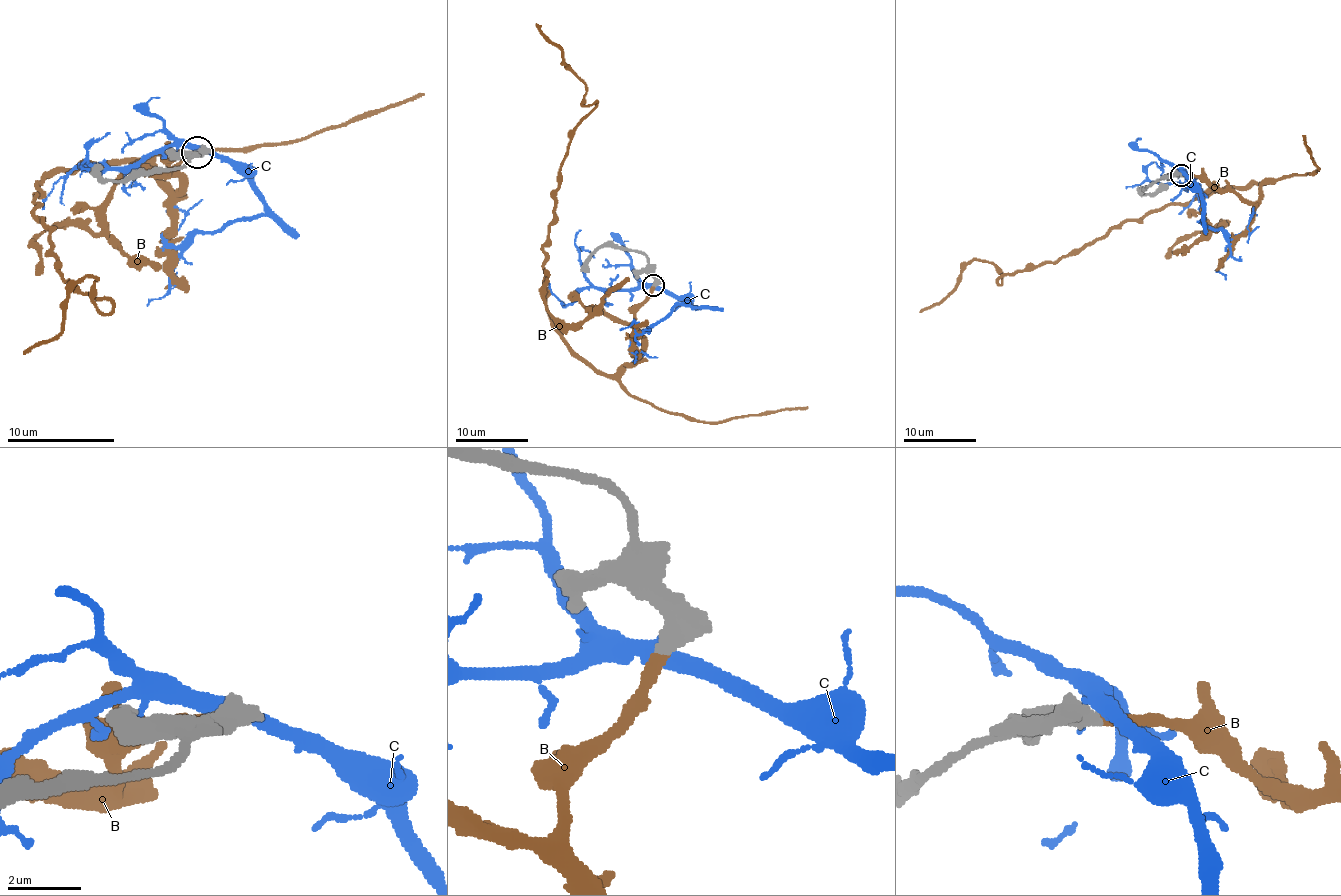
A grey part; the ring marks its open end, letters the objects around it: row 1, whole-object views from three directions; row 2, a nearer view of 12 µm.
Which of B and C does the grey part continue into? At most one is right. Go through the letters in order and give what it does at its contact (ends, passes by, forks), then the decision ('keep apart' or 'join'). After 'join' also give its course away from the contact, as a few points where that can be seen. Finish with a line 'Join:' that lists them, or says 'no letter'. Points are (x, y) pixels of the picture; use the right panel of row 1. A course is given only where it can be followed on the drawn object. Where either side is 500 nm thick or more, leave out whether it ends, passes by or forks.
B: join | via (1182, 175), (1255, 202), (1271, 182), (1151, 209), (1000, 284), (989, 262), (971, 260), (920, 311)
C: keep apart
Join: B

